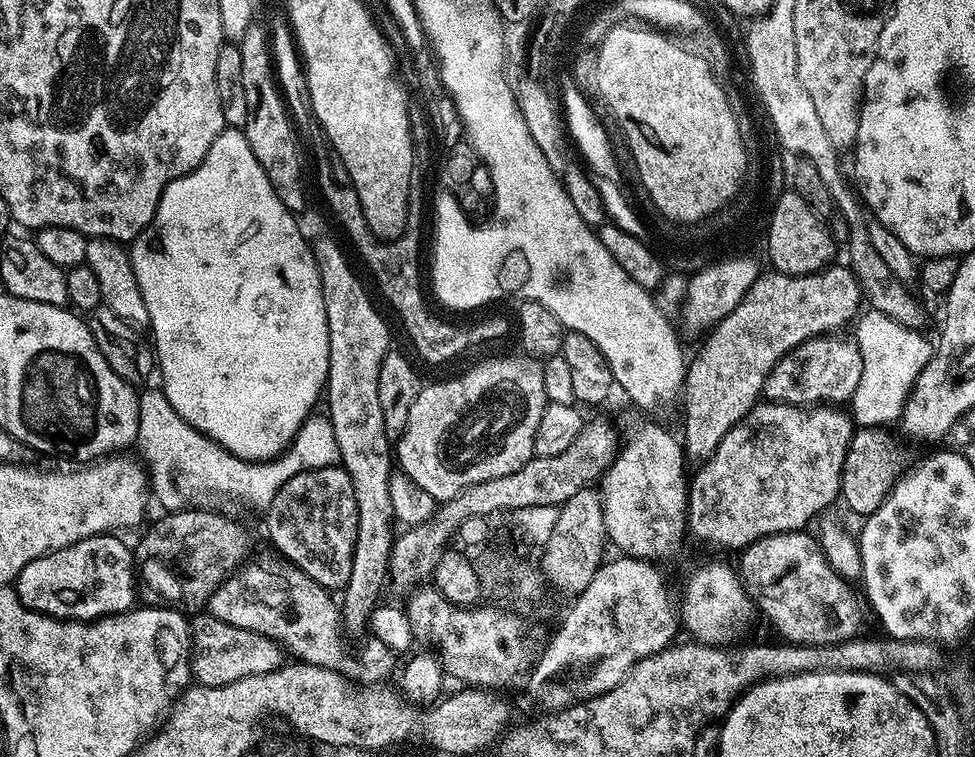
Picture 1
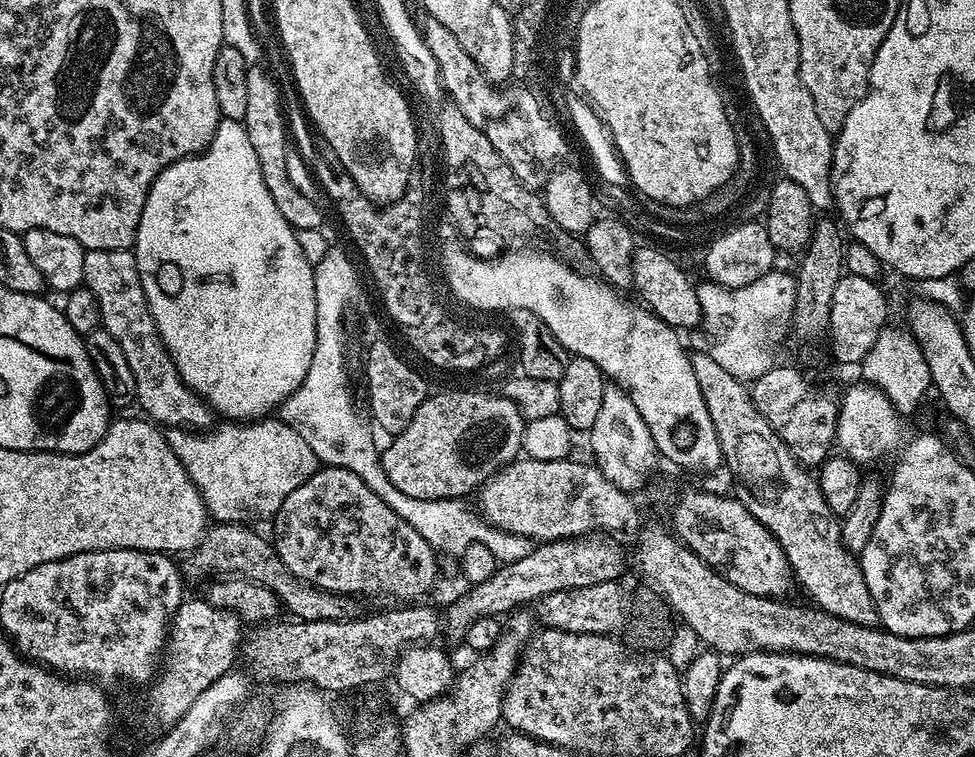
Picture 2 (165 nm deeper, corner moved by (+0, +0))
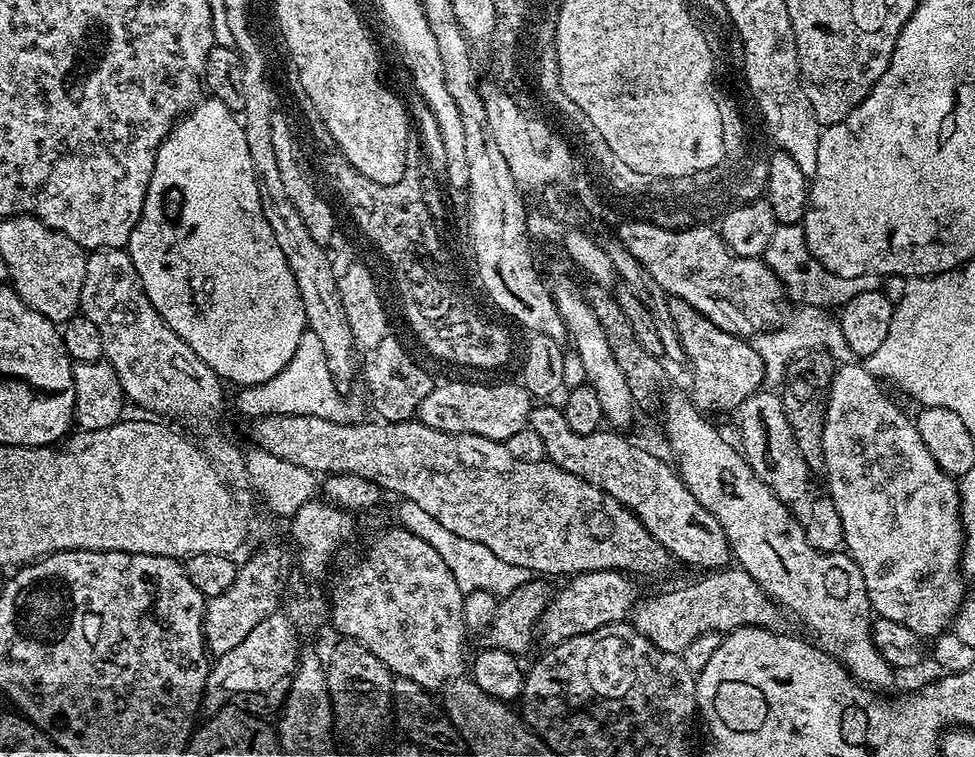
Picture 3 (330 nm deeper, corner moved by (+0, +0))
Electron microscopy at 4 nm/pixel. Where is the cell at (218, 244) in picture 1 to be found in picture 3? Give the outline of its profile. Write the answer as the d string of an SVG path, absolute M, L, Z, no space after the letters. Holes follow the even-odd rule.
M204 98L197 103L191 112L180 117L172 126L172 131L162 142L156 155L154 170L150 178L150 186L146 190L144 209L140 221L128 239L126 249L128 257L134 262L134 270L158 314L210 366L220 375L220 379L229 385L245 386L264 383L274 378L287 366L298 347L298 340L306 329L302 298L298 294L298 286L294 282L294 274L286 262L286 254L282 254L282 246L278 246L278 238L274 238L274 230L270 230L270 222L262 214L262 202L258 198L258 182L254 178L254 162L250 162L250 149L246 146L246 134L243 123L237 113L226 107L221 100Z

